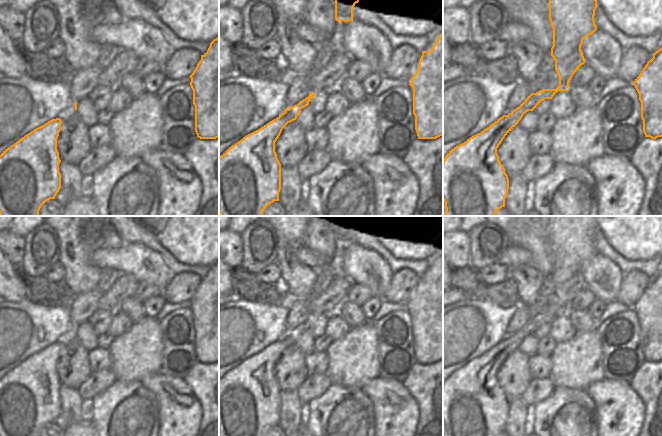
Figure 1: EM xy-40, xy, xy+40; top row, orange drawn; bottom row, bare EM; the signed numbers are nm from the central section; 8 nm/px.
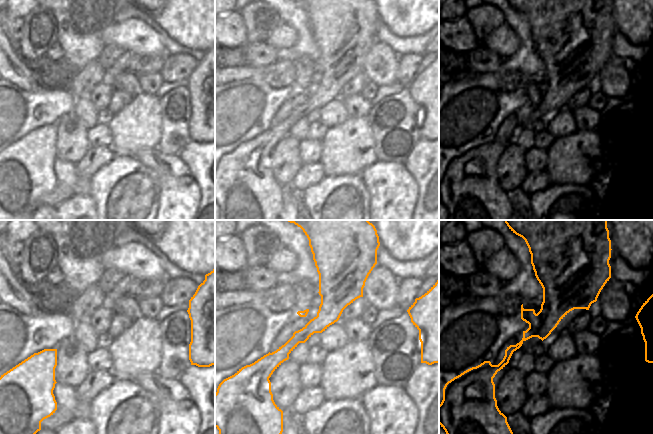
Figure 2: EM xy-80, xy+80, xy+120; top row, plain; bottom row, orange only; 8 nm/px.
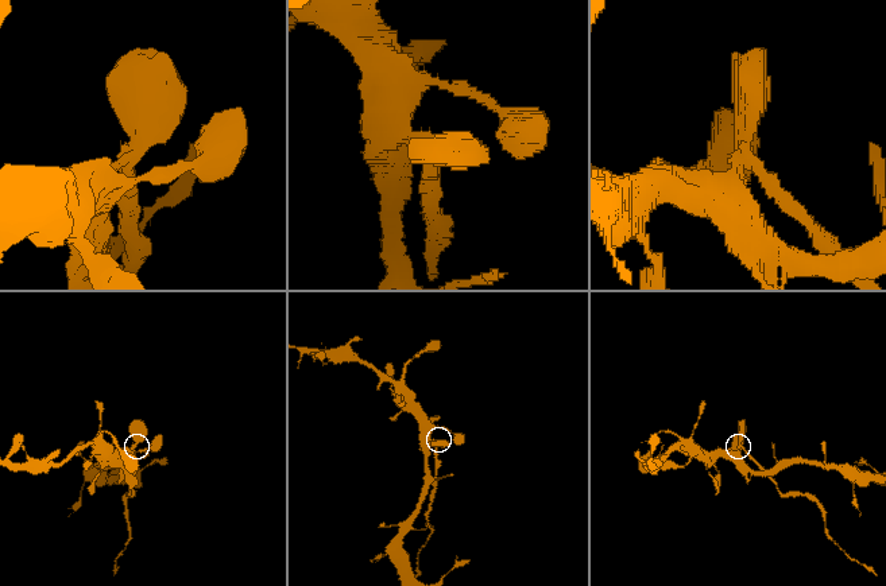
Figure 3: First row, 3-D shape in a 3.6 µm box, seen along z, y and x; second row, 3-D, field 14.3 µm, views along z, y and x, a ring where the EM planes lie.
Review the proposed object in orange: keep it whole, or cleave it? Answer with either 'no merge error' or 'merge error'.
merge error

